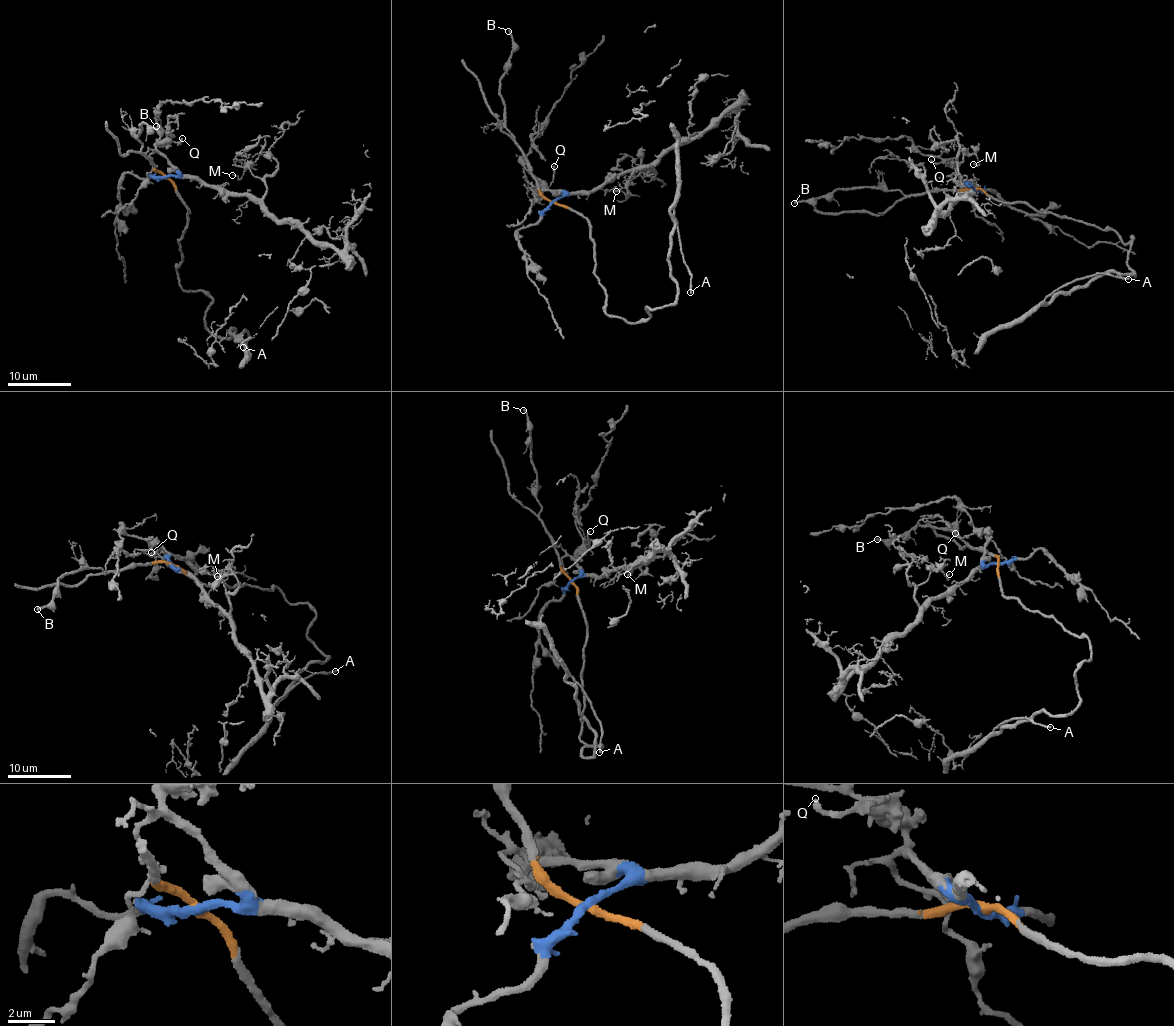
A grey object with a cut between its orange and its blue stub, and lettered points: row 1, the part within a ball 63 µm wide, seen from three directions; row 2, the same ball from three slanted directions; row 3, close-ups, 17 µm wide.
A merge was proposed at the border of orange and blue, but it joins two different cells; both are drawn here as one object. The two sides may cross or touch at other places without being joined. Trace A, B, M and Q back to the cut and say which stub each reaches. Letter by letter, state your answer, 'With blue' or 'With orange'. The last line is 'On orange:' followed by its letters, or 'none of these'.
A: With orange
B: With orange
M: With blue
Q: With blue
On orange: A, B

